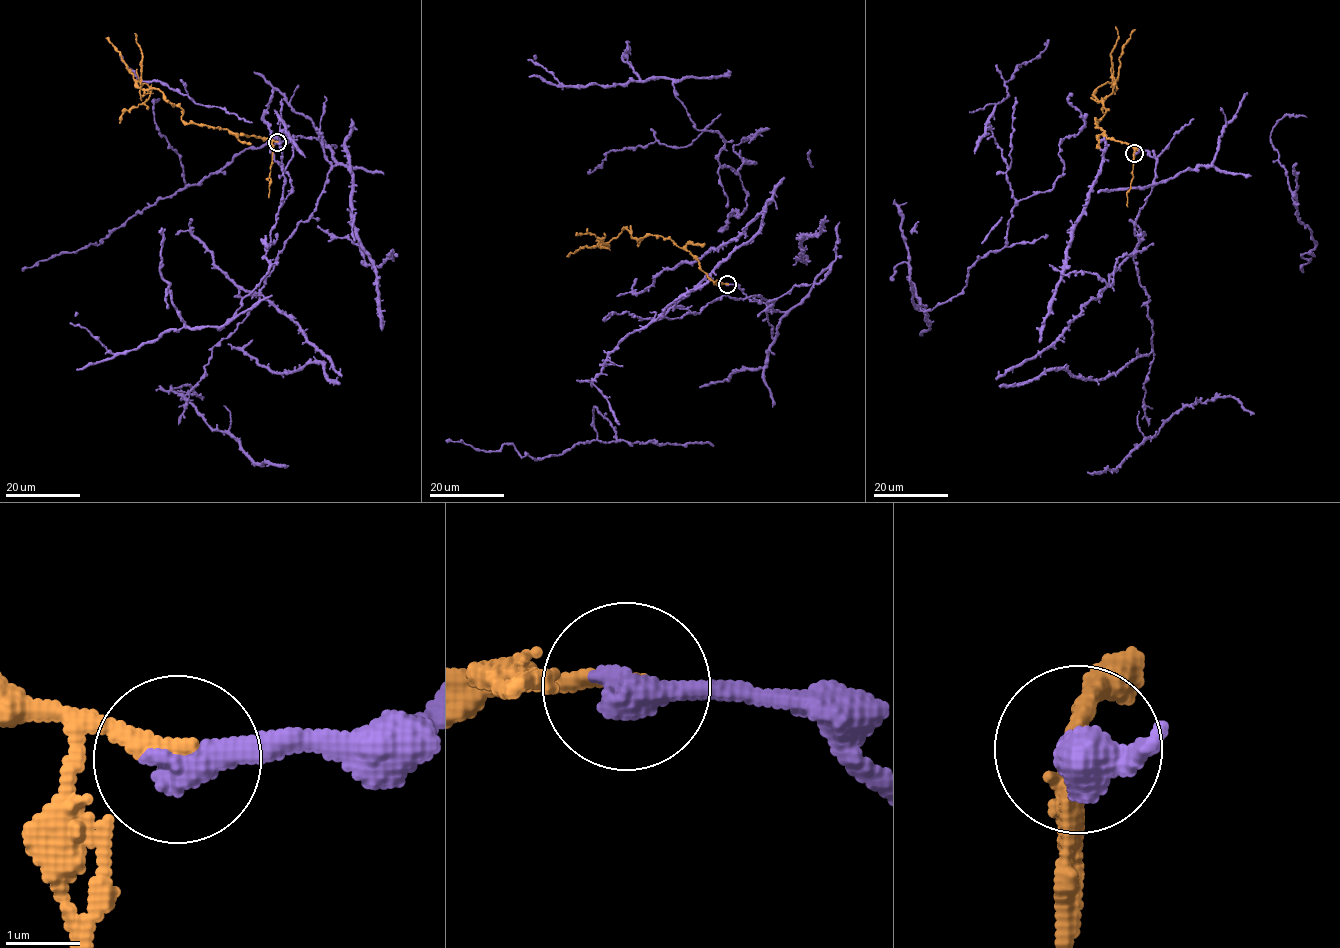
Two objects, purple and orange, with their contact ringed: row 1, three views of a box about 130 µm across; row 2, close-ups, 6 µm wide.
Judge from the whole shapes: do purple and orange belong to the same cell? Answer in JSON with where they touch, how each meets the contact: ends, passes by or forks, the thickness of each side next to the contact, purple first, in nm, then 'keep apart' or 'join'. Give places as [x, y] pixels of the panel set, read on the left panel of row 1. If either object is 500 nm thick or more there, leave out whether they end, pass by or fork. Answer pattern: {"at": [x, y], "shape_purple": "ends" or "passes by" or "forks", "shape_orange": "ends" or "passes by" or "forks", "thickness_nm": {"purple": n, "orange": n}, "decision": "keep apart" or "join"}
{"at": [277, 142], "shape_purple": "ends", "shape_orange": "ends", "thickness_nm": {"purple": 480, "orange": 240}, "decision": "keep apart"}

